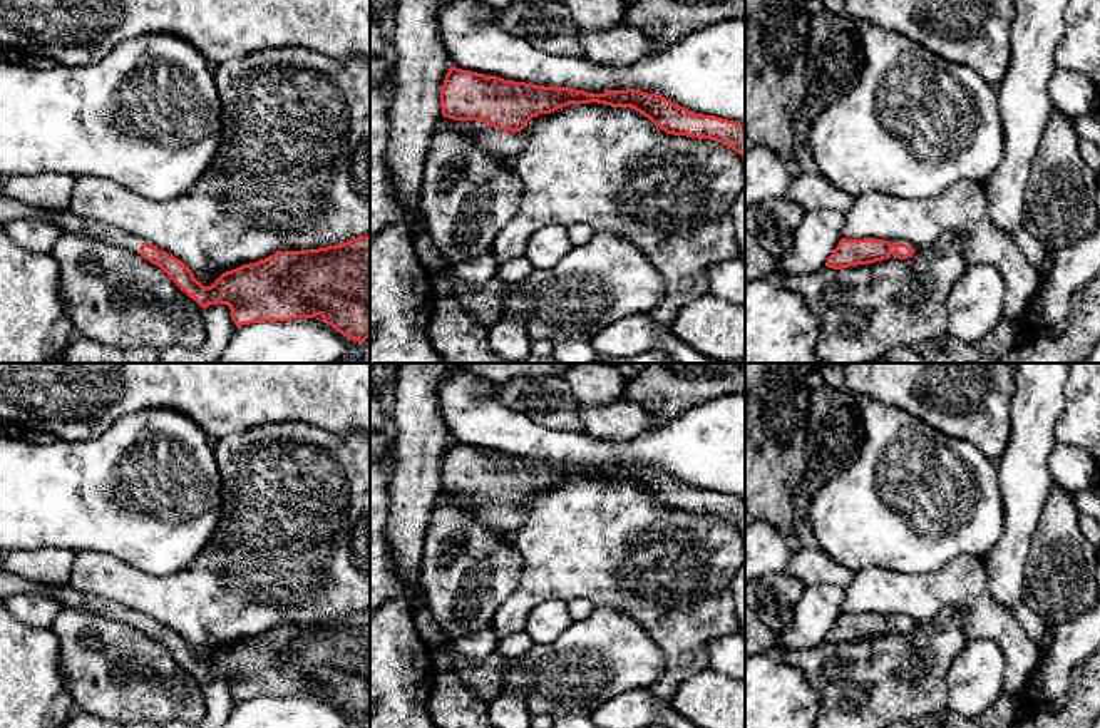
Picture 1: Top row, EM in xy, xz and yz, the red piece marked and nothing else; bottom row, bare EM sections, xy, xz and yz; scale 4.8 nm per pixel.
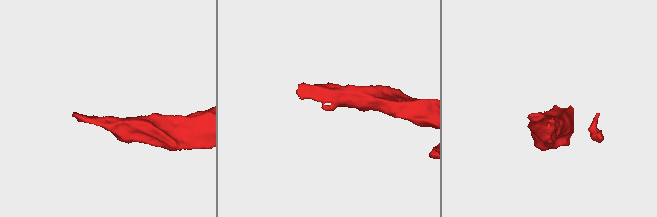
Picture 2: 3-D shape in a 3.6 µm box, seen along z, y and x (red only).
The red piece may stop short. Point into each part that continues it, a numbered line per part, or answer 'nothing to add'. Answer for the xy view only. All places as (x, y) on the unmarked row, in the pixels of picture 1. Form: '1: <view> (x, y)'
1: xy (10, 584)

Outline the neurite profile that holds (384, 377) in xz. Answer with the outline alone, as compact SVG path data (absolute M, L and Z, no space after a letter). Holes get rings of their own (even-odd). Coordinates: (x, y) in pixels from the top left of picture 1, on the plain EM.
M370 363L370 393L382 393L397 388L400 363Z

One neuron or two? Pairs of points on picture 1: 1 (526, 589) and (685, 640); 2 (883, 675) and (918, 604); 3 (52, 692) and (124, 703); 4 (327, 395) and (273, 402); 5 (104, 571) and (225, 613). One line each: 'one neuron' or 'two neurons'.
1: one neuron
2: two neurons
3: two neurons
4: one neuron
5: one neuron

